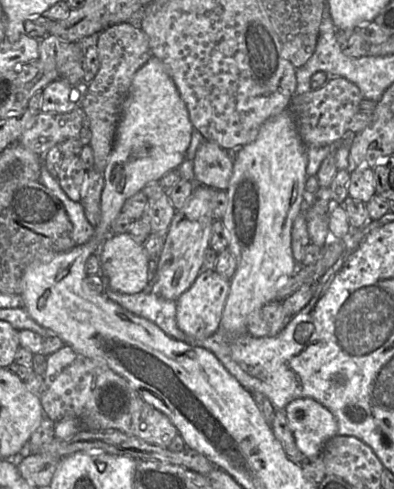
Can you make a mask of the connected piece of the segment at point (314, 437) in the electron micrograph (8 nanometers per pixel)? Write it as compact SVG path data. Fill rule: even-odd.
M298 398L283 410L302 456L321 456L324 445L338 434L334 415L312 398Z

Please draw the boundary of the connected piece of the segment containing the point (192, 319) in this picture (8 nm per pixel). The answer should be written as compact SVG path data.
M215 270L200 272L190 287L176 301L176 322L187 336L203 340L219 328L223 309L229 293L230 282Z

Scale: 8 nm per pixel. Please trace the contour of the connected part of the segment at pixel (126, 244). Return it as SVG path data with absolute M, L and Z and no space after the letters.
M126 233L110 234L102 243L98 257L100 275L106 276L114 291L136 294L152 285L149 276L149 258L144 245Z

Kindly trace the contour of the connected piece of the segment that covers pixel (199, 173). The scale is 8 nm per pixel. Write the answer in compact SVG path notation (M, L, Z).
M203 141L193 159L194 183L225 190L233 170L233 157L229 151L210 141Z

